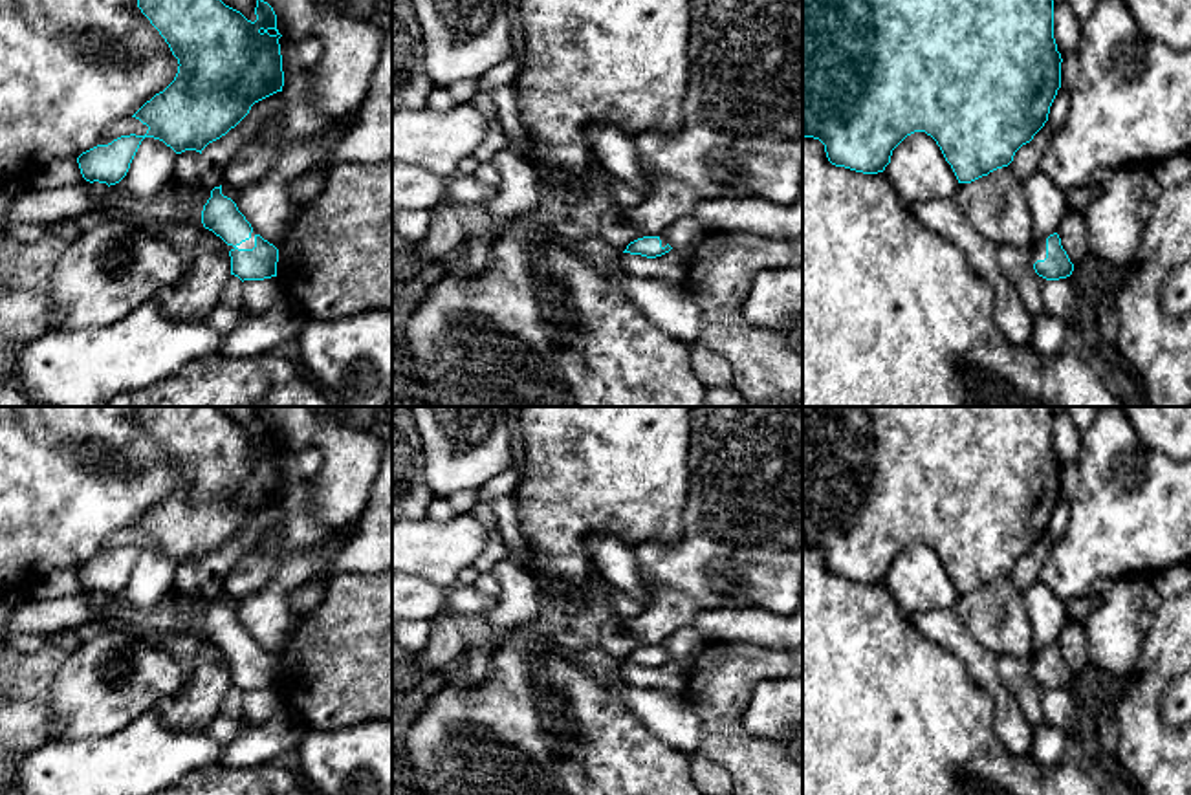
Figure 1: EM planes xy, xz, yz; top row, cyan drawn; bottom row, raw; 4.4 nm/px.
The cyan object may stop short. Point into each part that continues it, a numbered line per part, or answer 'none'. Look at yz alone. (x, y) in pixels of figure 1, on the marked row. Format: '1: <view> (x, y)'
1: yz (1039, 250)

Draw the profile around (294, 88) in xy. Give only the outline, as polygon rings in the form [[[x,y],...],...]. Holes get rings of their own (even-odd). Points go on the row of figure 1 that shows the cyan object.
[[[302,71],[284,82],[284,86],[282,86],[284,104],[297,103],[304,95],[304,92],[306,92],[306,77]]]

